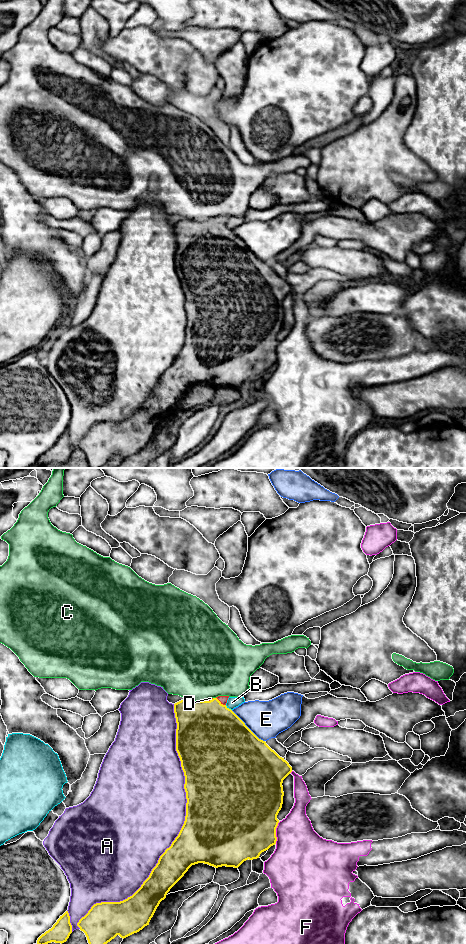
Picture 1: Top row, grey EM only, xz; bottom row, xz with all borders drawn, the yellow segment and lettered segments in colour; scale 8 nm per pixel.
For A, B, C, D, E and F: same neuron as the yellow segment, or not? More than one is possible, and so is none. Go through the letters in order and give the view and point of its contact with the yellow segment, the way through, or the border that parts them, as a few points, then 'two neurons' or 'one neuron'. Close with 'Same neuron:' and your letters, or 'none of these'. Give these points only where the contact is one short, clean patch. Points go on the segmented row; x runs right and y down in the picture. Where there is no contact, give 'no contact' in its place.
A: xz (180, 830) | two neurons
B: xz (228, 708) | two neurons
C: xz (196, 701) | along xz (186, 698), (206, 700) | two neurons
D: xz (220, 702) | across xz (207, 730), (220, 702), (223, 699) | one neuron
E: xz (247, 727) | two neurons
F: xz (275, 833) | two neurons
Same neuron: D

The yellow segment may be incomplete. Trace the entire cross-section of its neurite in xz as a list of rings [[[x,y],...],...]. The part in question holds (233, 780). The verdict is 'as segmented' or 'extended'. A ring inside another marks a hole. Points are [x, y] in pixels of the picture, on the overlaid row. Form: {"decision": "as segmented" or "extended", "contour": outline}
{"decision": "extended", "contour": [[[218,696],[206,701],[186,699],[174,704],[176,751],[185,776],[187,799],[184,824],[171,846],[160,856],[149,877],[132,896],[120,902],[96,903],[79,920],[77,926],[85,933],[89,944],[107,944],[117,935],[124,939],[149,925],[160,902],[192,865],[204,863],[215,868],[238,868],[248,859],[259,858],[262,852],[276,844],[277,815],[284,796],[282,783],[292,772],[292,767],[226,706],[228,698]]]}

